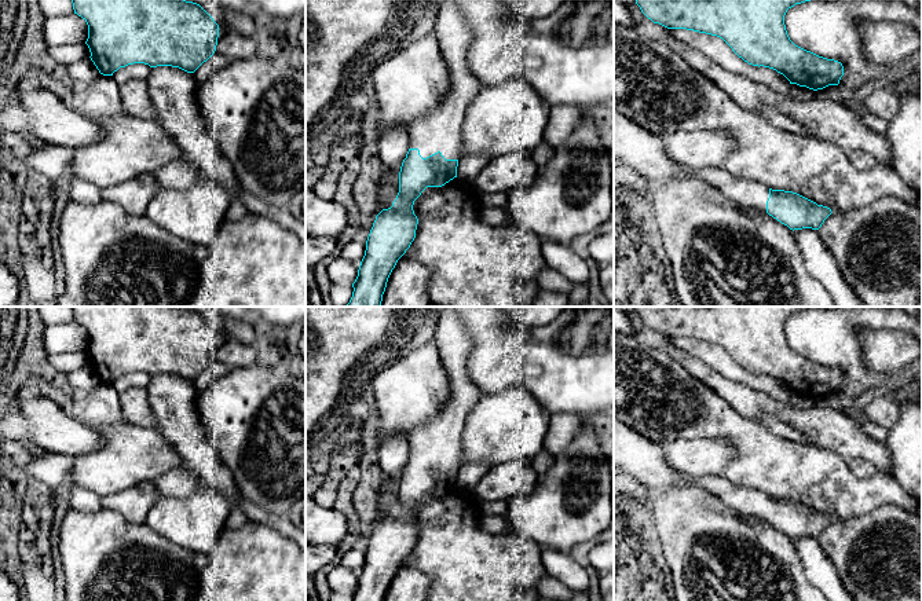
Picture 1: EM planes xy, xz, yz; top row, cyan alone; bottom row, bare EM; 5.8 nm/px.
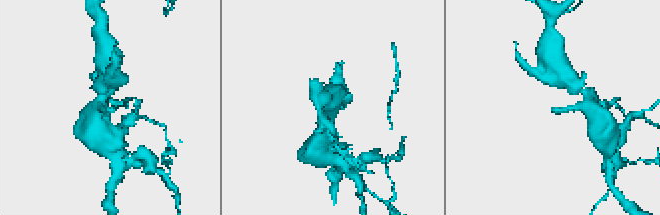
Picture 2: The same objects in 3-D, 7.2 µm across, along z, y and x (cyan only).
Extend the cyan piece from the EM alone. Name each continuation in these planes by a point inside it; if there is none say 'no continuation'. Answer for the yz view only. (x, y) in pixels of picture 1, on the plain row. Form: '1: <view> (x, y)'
1: yz (746, 501)

